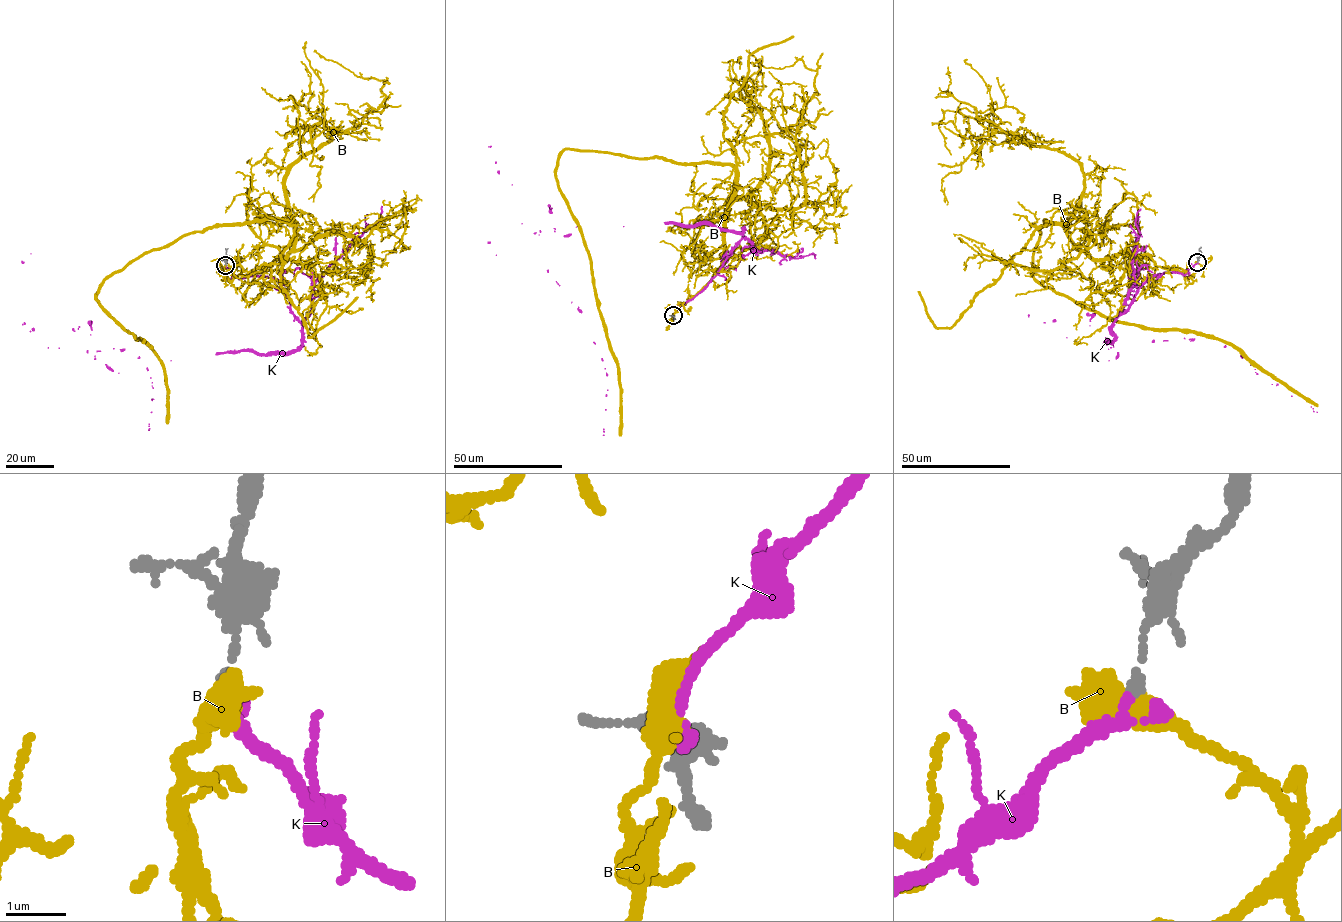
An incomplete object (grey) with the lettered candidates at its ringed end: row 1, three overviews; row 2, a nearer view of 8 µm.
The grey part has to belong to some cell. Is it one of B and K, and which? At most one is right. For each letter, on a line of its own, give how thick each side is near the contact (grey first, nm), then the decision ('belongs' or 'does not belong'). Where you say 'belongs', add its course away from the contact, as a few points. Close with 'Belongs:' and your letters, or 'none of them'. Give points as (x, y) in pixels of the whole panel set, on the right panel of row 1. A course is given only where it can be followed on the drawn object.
B: 120 nm thick on the grey side, 700 nm on the other; does not belong
K: 120 nm thick on the grey side, 200 nm on the other; belongs; it runs (1197, 262), (1145, 282), (1112, 324), (1108, 349), (1116, 358), (1154, 340), (1226, 346), (1317, 412)
Belongs: K

